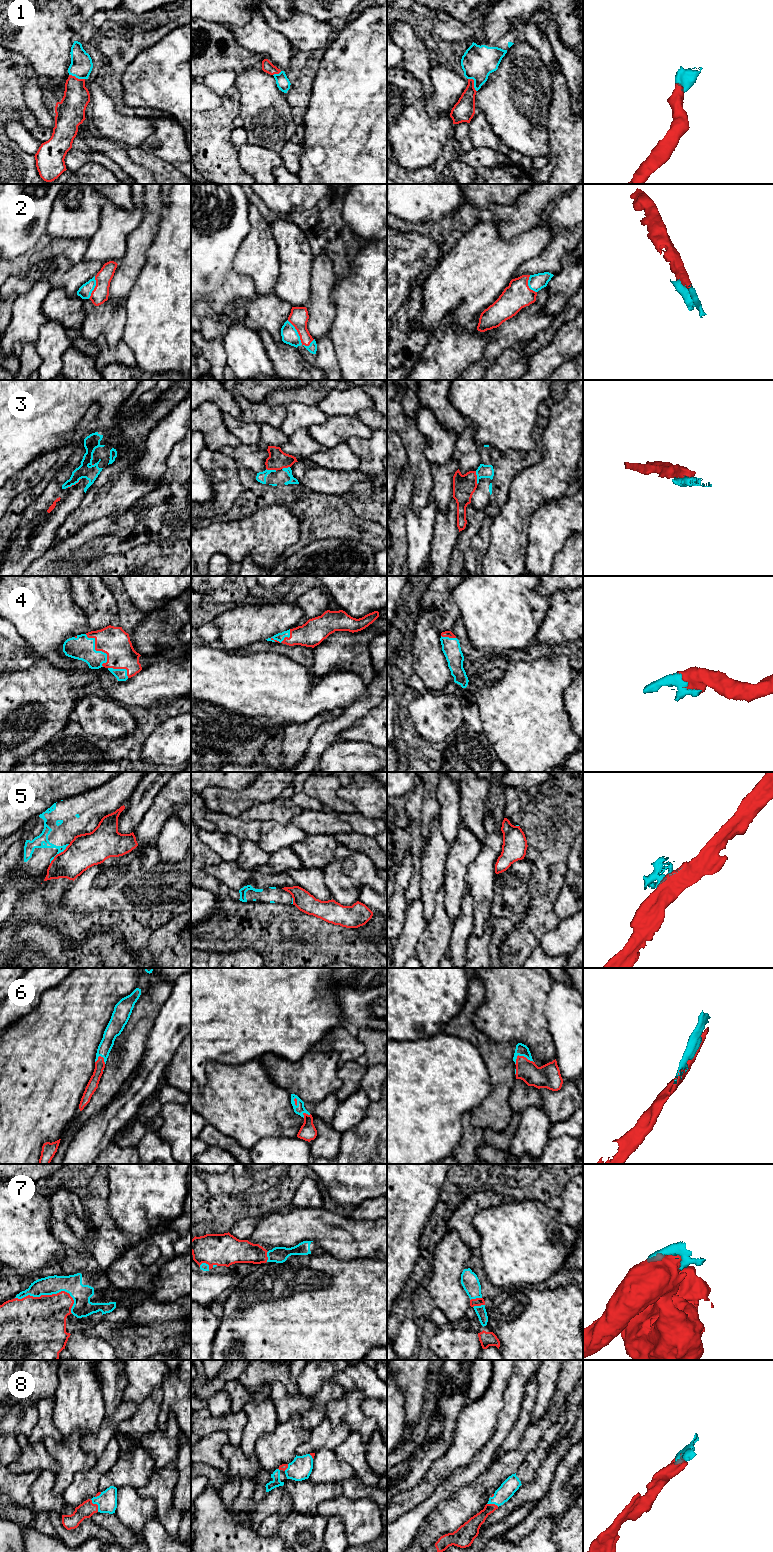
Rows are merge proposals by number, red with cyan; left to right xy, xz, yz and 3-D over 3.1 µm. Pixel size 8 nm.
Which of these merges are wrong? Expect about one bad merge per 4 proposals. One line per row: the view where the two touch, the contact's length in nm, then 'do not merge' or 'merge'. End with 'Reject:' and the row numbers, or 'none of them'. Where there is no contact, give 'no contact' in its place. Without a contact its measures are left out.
1: meets red in yz; contact 130 nm long; merge
2: meets red in xz; contact 280 nm long; merge
3: meets red in yz; contact 110 nm long; do not merge
4: meets red in xy; contact 300 nm long; merge
5: meets red in xy; contact 220 nm long; do not merge
6: meets red in yz; contact 150 nm long; merge
7: meets red in xy; contact 480 nm long; merge
8: meets red in xy; contact 120 nm long; merge
Reject: 3, 5

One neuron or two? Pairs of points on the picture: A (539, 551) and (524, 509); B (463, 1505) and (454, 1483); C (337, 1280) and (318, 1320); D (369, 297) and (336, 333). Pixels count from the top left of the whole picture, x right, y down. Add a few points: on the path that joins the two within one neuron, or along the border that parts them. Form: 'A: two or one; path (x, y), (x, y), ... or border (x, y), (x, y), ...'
A: two; border (541, 505), (531, 520), (529, 543), (526, 549)
B: two; border (476, 1476), (438, 1504)
C: one; path (337, 1290), (337, 1299), (326, 1310)
D: one; path (363, 306), (345, 324)

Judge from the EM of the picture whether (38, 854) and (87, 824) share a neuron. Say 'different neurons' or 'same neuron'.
same neuron

